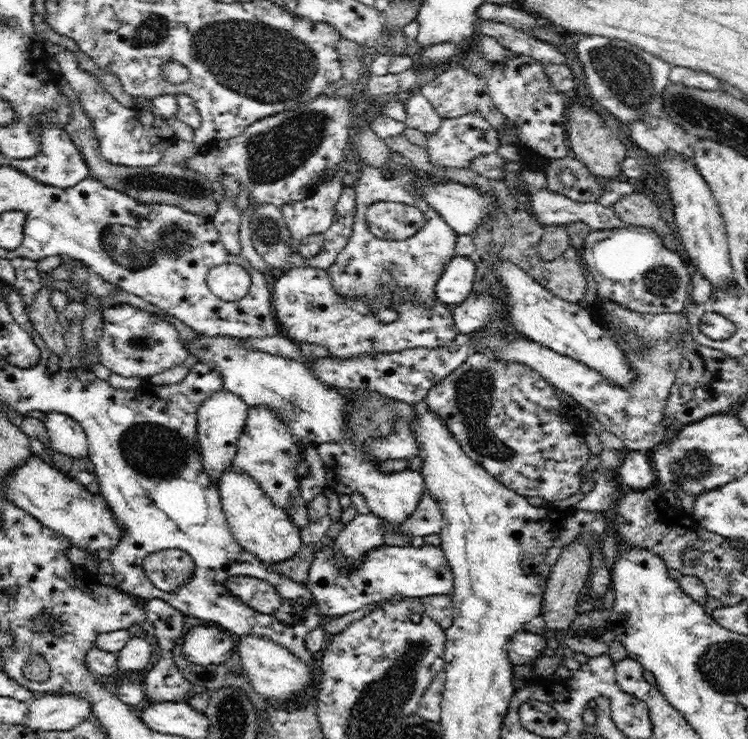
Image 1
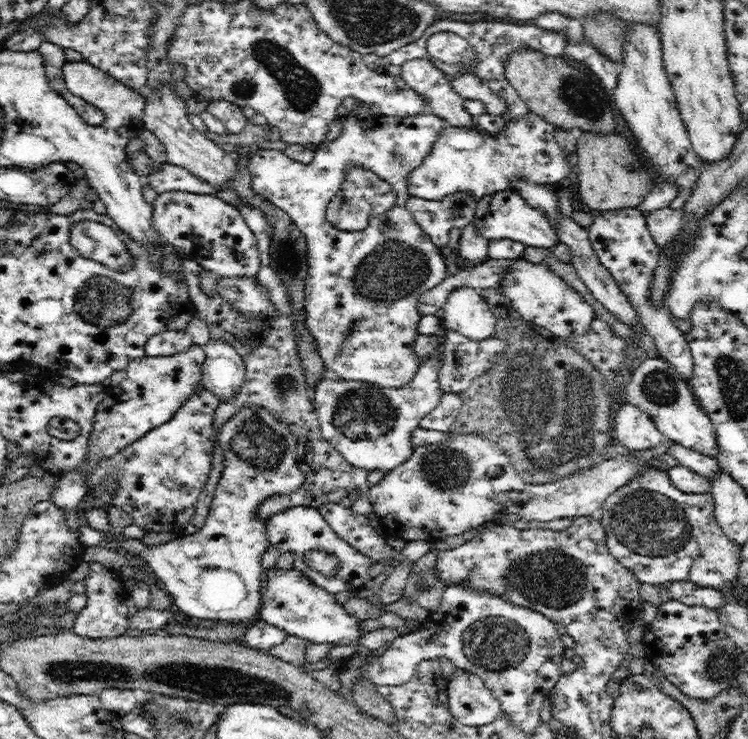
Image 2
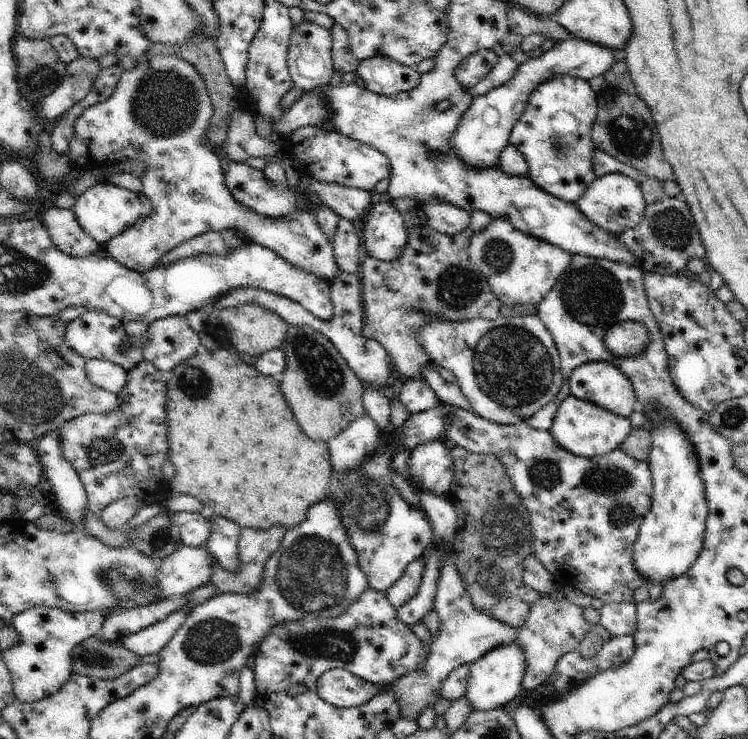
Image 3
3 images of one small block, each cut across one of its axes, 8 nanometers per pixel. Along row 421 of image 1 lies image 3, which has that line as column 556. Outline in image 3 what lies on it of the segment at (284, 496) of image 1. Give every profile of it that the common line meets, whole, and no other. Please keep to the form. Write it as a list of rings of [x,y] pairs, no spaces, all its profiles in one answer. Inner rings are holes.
[[[493,219],[486,230],[474,234],[468,244],[470,264],[486,278],[490,290],[506,306],[540,304],[568,270],[572,253],[516,230],[506,219]]]

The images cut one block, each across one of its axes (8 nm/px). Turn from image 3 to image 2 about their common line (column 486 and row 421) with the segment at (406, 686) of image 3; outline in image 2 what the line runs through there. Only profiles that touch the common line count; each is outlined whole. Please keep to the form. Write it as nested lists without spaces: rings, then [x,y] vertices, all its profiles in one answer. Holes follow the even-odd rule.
[[[626,402],[613,409],[612,435],[618,442],[631,450],[646,450],[658,446],[665,437],[658,430],[648,413],[636,409]]]

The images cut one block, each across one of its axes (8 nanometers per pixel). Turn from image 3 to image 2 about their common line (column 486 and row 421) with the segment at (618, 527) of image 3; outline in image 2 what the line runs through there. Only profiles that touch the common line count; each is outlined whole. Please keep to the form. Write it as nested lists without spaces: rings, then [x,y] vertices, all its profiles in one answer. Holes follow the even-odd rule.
[[[444,393],[438,406],[420,420],[420,427],[449,432],[462,404],[463,400],[459,397],[459,393]]]

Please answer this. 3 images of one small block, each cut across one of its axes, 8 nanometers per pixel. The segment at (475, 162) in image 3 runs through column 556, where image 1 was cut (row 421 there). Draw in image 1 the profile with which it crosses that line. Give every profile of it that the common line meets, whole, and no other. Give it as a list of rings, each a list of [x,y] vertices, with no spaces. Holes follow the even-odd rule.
[[[49,412],[43,422],[47,428],[50,449],[80,458],[88,452],[88,439],[84,429],[71,416]]]

